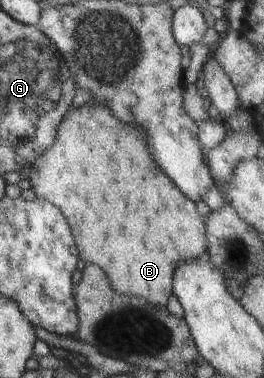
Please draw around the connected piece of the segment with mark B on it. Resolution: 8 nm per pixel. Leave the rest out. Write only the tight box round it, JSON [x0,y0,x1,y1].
[29,104,207,306]

